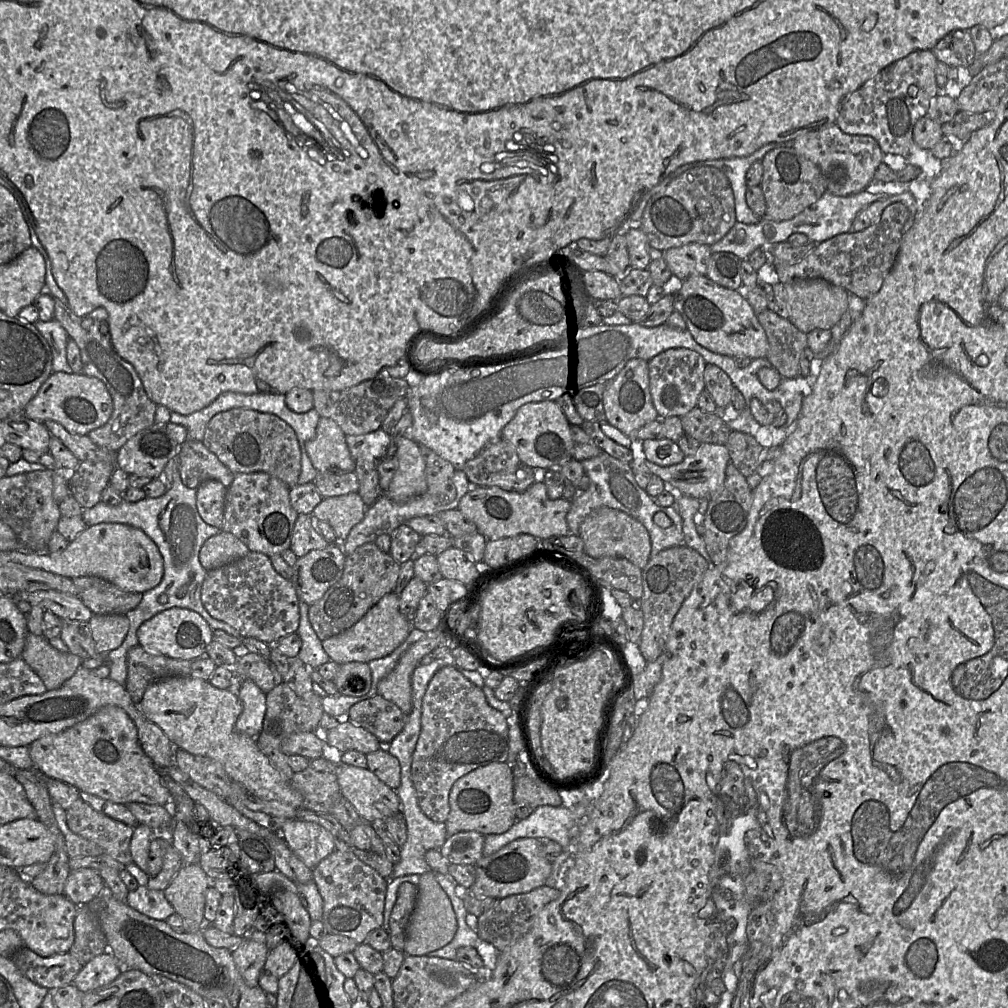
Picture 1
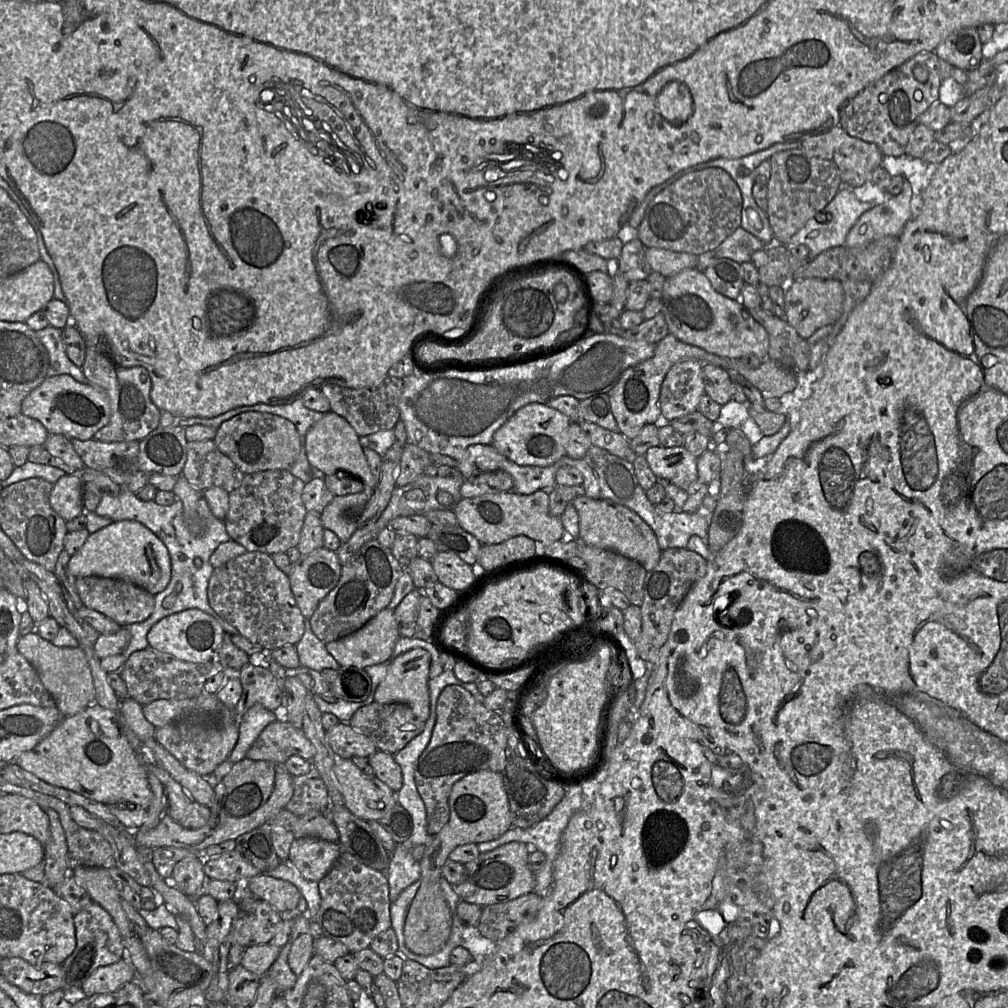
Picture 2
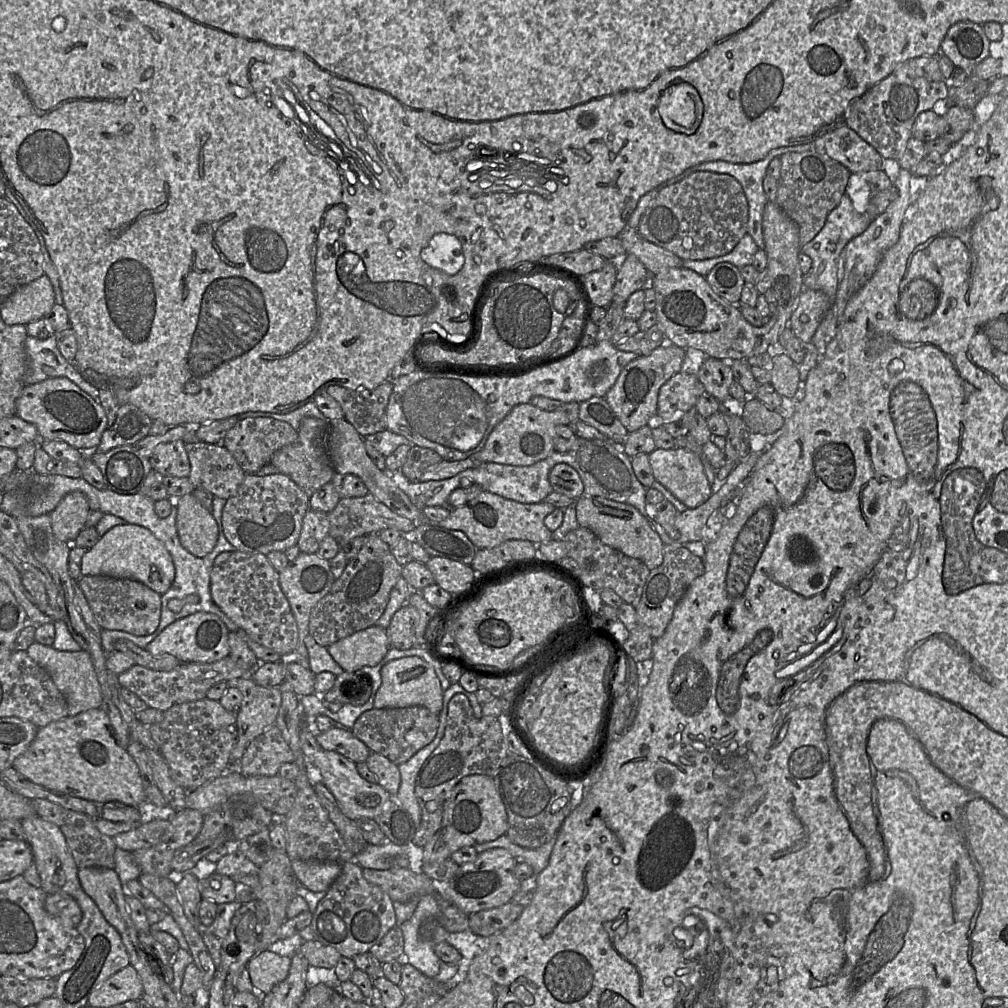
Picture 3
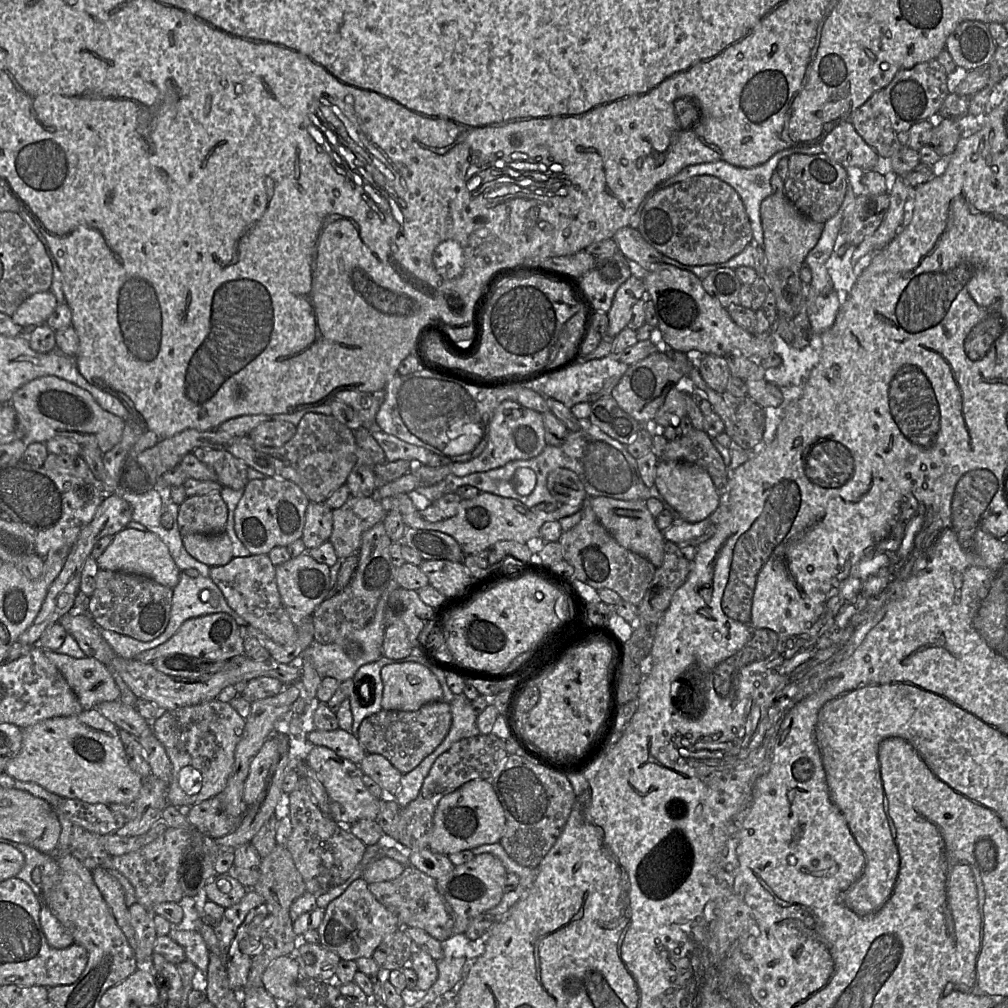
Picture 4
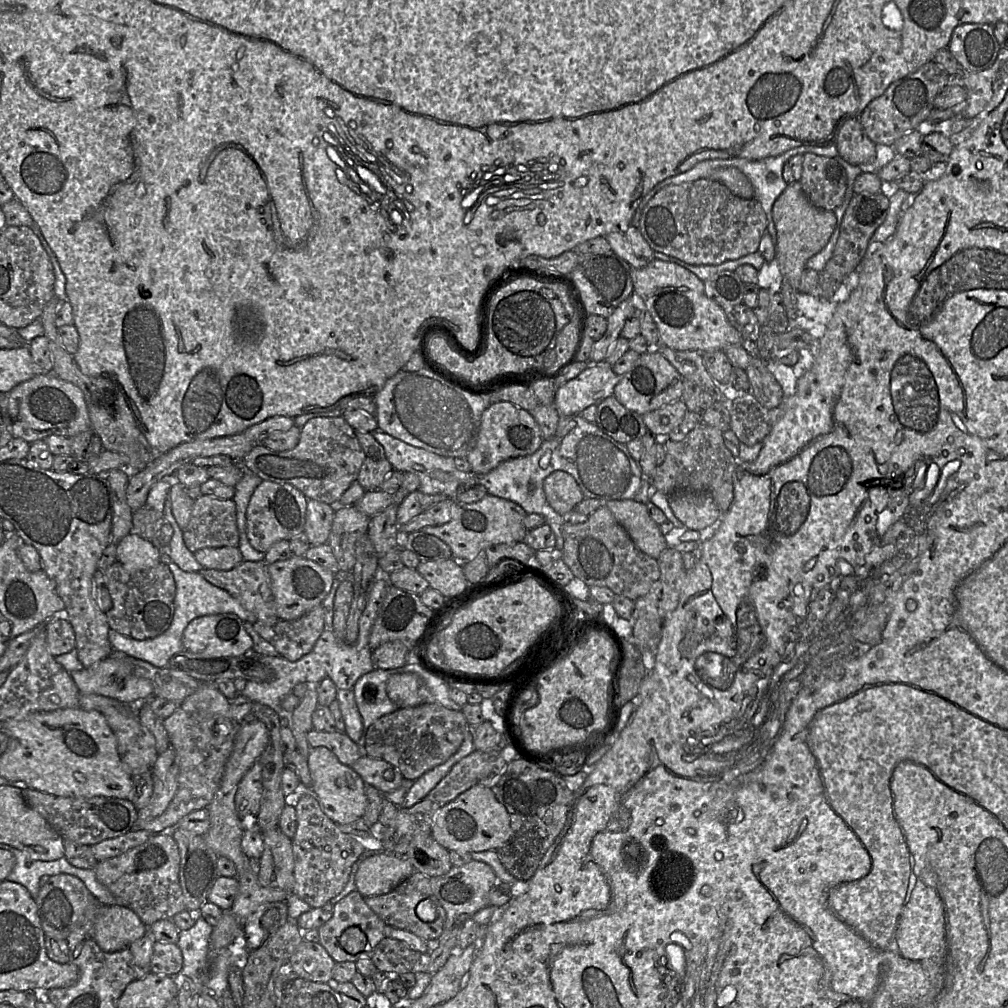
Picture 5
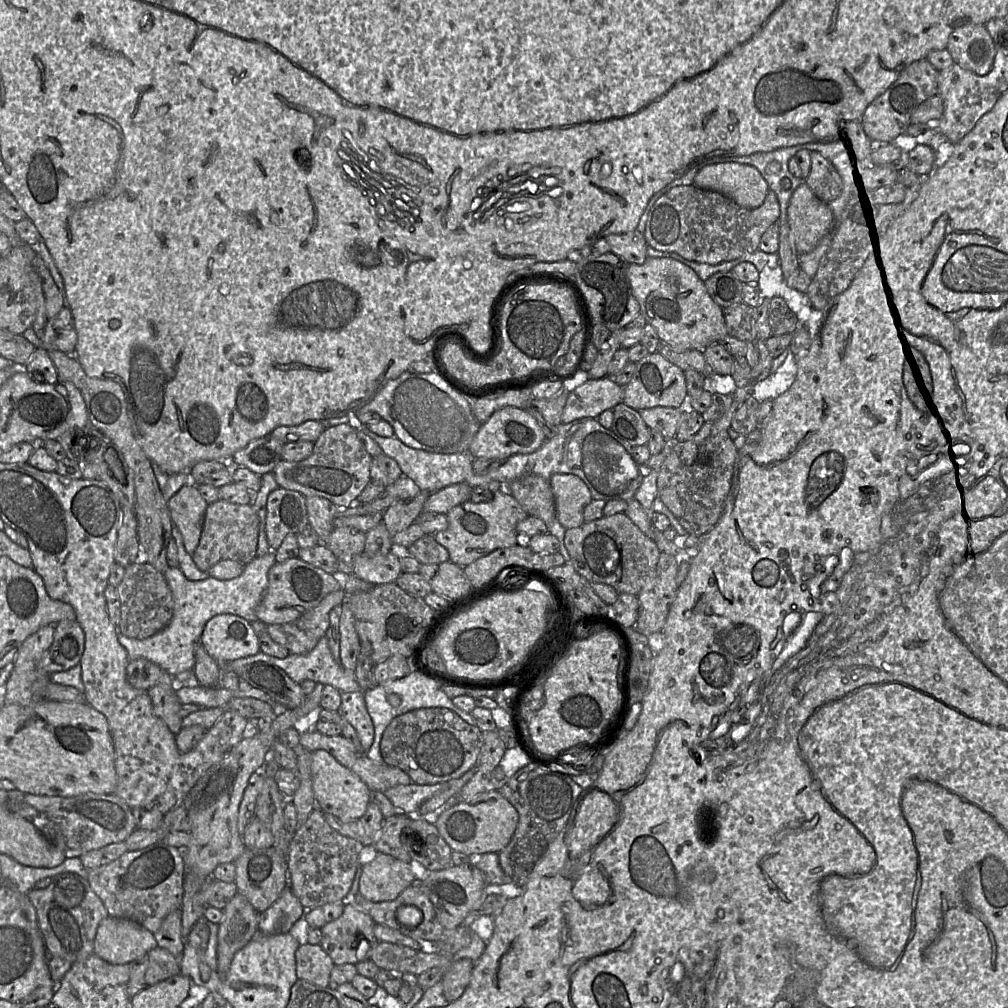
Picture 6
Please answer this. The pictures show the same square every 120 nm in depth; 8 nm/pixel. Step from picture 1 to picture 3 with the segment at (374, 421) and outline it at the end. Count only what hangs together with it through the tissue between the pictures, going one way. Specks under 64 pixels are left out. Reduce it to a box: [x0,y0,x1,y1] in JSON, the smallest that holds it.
[326,380,392,438]

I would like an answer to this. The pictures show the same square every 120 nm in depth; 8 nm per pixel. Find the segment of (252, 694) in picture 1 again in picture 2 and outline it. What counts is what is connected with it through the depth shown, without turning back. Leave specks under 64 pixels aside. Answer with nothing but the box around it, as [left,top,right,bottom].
[228,704,279,764]

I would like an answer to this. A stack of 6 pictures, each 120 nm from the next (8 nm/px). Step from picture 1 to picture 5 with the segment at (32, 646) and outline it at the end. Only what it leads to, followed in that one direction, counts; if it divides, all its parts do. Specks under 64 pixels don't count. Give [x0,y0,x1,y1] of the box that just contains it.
[70,658,153,704]

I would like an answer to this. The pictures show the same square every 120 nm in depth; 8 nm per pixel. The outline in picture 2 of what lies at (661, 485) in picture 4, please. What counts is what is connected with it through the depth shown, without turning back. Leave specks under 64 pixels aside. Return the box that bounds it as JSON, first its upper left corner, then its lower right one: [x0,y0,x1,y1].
[644,446,698,489]

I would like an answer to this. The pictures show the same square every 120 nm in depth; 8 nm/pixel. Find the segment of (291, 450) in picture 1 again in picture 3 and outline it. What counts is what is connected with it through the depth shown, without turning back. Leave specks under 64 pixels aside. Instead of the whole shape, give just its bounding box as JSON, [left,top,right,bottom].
[222,417,298,473]

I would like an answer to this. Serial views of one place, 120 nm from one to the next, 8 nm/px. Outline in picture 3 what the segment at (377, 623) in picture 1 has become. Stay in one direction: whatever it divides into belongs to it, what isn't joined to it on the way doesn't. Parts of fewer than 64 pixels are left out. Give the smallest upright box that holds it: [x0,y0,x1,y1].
[327,624,389,672]

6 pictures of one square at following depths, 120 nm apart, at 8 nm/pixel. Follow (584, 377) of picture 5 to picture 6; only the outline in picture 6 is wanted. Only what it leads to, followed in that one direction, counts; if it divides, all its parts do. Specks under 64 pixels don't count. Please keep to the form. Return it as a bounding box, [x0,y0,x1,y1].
[561,376,622,424]

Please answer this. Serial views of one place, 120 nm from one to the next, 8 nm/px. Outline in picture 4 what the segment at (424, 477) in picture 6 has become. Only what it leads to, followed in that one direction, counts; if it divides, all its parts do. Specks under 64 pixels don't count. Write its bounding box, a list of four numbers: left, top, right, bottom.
[372,428,434,465]

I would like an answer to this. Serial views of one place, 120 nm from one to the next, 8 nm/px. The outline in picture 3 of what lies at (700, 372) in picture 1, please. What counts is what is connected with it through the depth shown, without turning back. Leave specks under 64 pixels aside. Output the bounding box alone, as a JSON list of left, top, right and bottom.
[656,372,705,422]

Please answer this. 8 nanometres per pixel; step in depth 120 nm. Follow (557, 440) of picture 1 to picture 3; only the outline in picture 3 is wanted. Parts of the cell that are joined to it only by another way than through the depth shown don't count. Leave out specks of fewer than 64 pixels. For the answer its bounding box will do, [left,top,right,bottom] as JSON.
[470,403,579,466]

